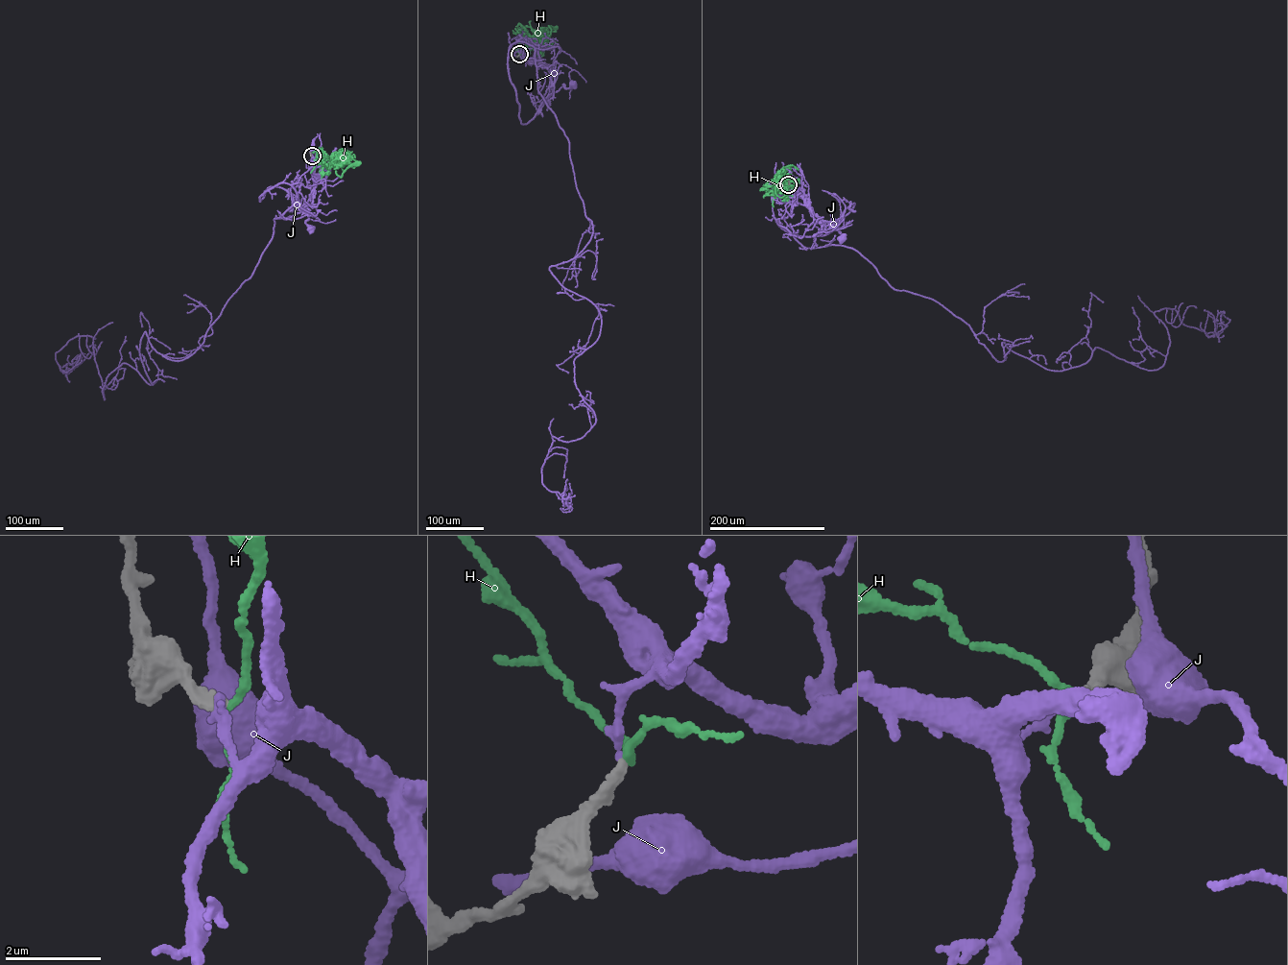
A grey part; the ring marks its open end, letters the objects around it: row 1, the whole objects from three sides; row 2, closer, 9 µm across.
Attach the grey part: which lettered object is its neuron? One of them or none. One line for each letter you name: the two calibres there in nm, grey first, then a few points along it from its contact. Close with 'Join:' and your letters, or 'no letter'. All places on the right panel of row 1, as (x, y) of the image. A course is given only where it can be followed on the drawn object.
Join: no letter

